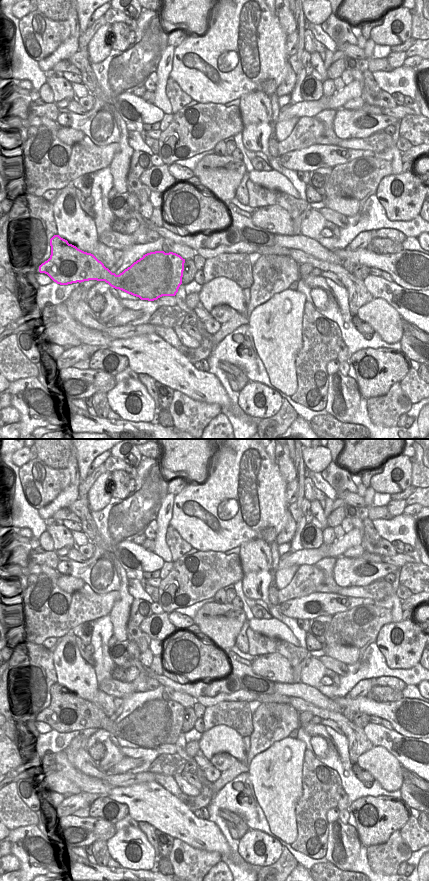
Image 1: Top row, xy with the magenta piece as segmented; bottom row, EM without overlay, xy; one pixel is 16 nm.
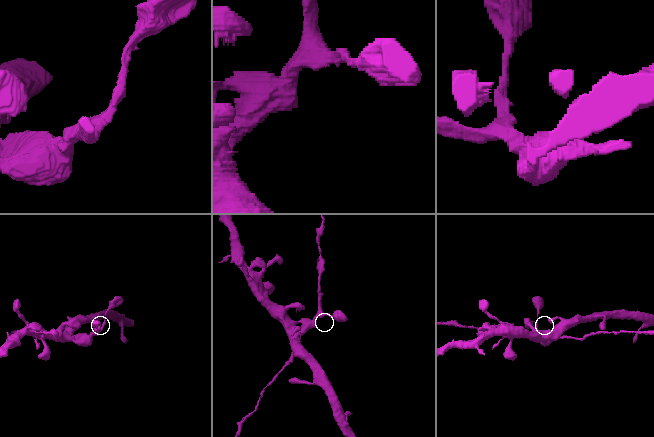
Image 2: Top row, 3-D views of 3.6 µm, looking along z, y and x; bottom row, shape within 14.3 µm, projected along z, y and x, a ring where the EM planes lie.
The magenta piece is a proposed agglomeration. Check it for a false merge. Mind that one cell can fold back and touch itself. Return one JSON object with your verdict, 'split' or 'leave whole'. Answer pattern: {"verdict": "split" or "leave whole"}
{"verdict": "split"}

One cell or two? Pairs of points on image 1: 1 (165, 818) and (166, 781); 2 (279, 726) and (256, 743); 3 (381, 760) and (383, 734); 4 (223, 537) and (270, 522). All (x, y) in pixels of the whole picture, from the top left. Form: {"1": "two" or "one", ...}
{"1": "two", "2": "one", "3": "two", "4": "one"}

